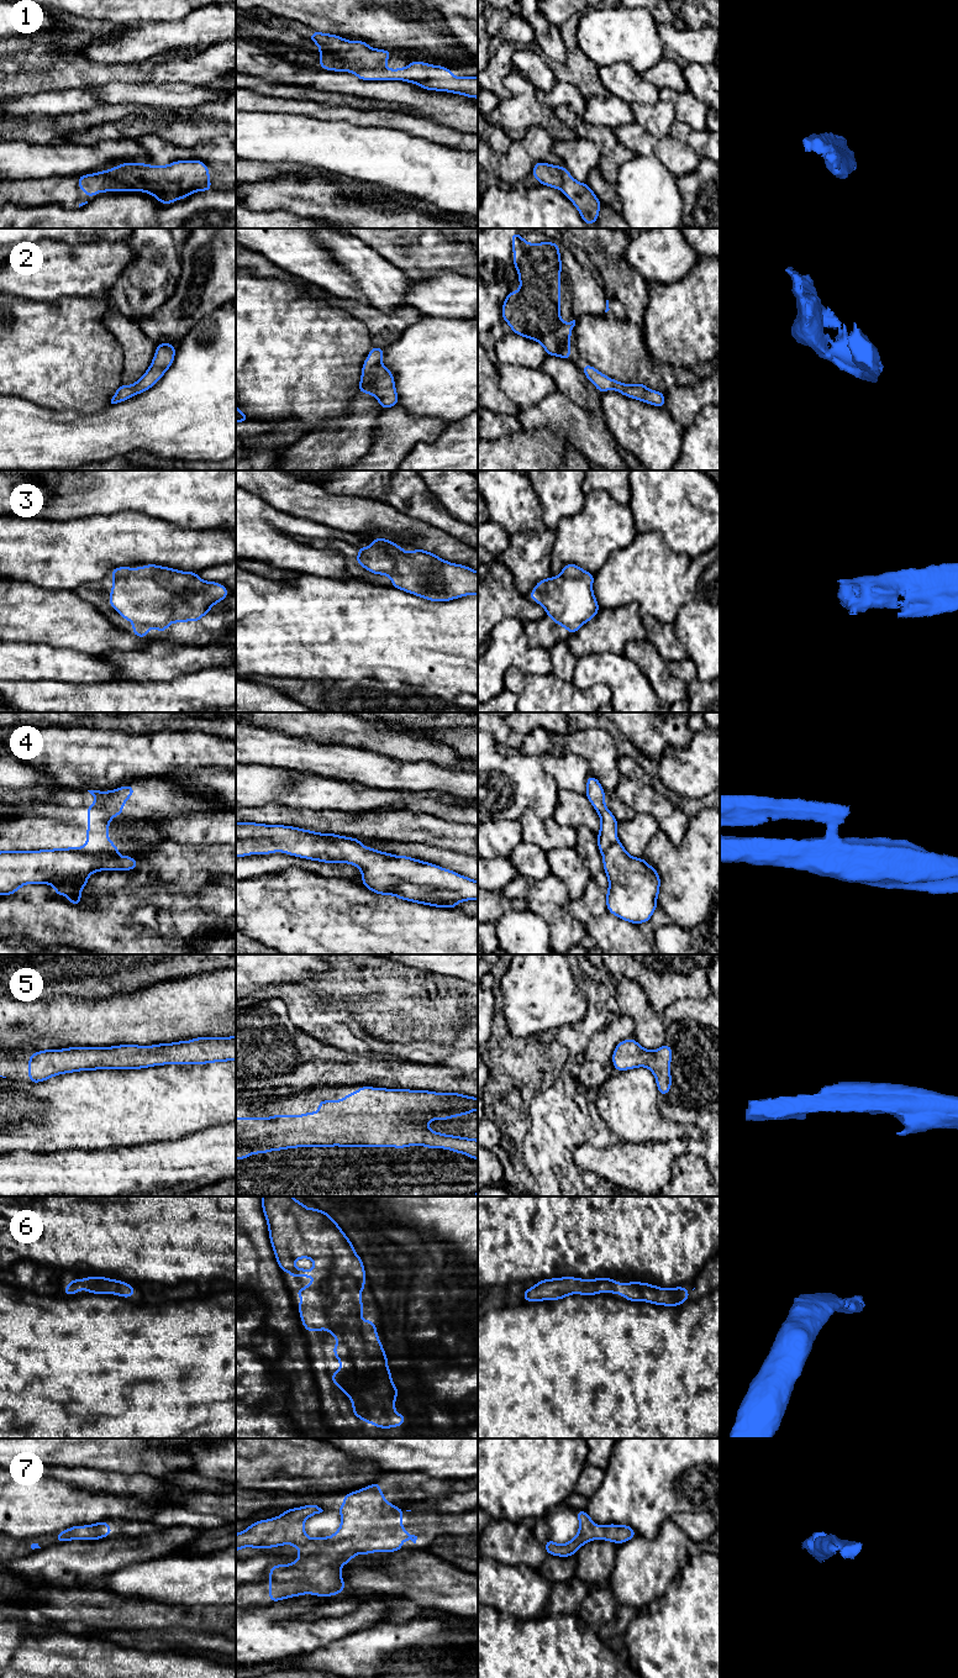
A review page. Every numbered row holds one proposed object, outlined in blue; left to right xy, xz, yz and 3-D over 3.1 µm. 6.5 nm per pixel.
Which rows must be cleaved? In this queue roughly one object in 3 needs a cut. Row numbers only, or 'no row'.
4

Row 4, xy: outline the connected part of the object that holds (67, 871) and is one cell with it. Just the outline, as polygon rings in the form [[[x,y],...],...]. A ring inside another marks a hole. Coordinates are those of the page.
[[[40,849],[40,851],[0,851],[0,895],[10,895],[25,884],[49,884],[56,888],[54,895],[64,894],[74,905],[81,904],[81,887],[88,887],[88,878],[100,870],[133,870],[138,866],[137,859],[128,854],[119,857],[111,853],[83,853],[69,849]]]

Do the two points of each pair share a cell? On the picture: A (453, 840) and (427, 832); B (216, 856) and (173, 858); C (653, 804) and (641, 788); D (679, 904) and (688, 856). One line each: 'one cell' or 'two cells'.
A: one cell
B: one cell
C: one cell
D: one cell

